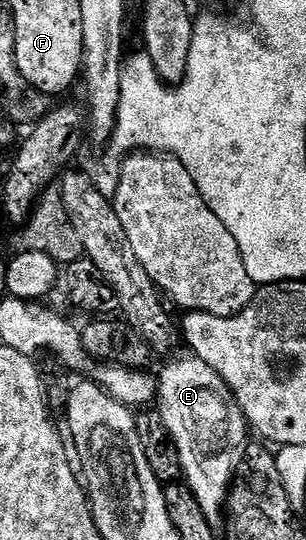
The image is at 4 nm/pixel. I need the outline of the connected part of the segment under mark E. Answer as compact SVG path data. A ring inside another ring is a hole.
M193 356L173 358L169 359L171 362L163 368L162 374L157 375L156 409L162 416L164 428L168 428L170 439L176 444L176 452L180 454L184 484L193 492L196 500L200 500L204 516L208 516L210 522L217 523L223 517L226 497L230 494L230 484L235 481L236 471L248 446L246 417L228 384L216 372L212 372L212 368L204 364L204 360Z

